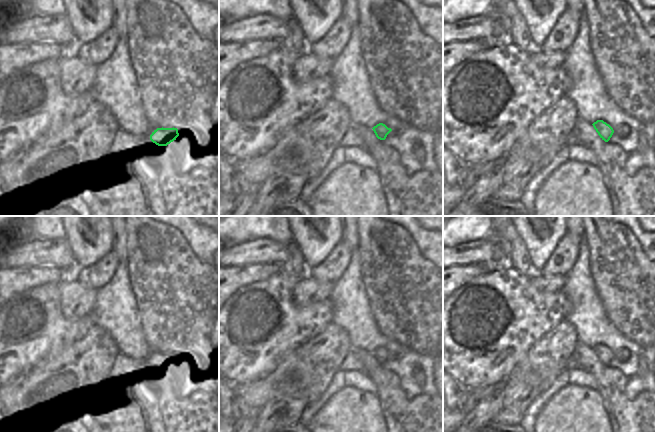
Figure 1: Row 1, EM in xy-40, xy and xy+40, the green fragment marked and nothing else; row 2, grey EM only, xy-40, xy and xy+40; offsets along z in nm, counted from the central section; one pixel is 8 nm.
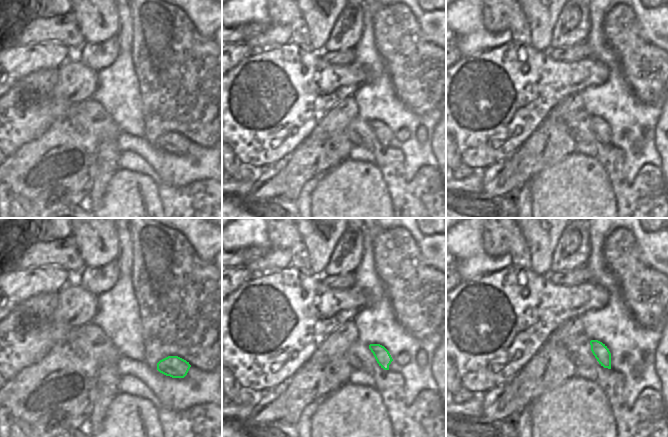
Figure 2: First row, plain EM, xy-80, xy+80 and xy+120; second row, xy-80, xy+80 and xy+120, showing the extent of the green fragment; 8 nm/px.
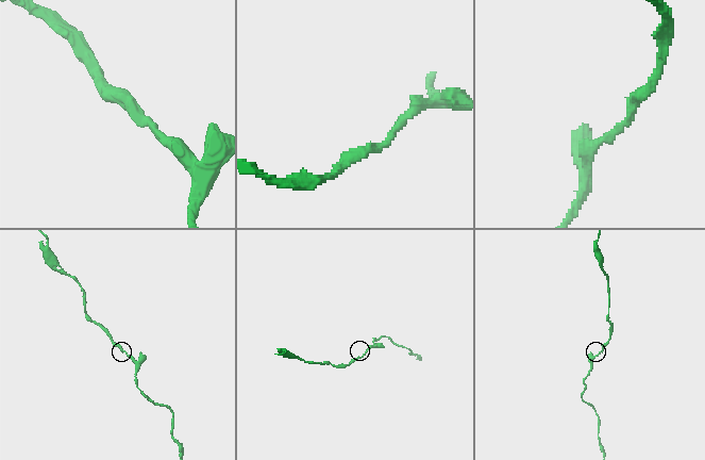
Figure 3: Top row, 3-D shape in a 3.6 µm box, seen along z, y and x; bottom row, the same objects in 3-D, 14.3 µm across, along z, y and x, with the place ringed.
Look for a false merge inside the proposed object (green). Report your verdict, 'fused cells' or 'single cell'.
single cell

